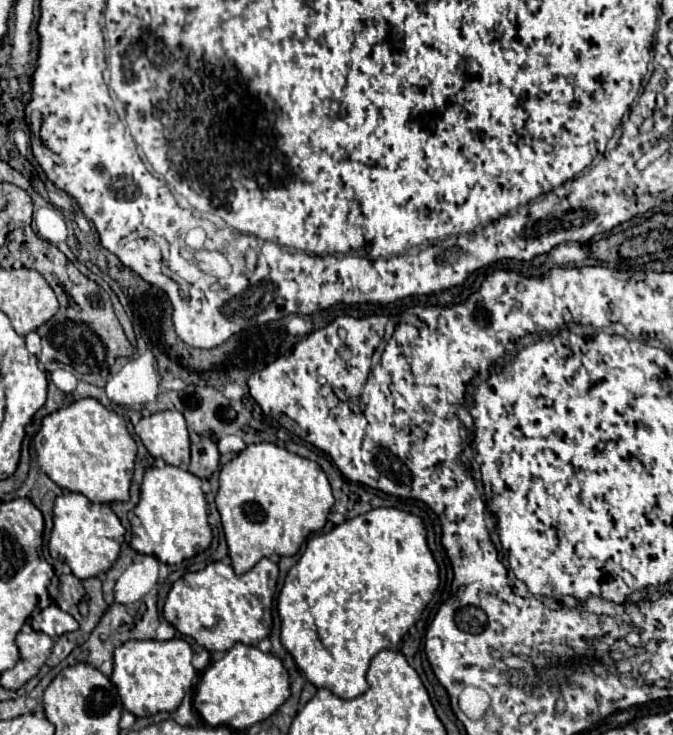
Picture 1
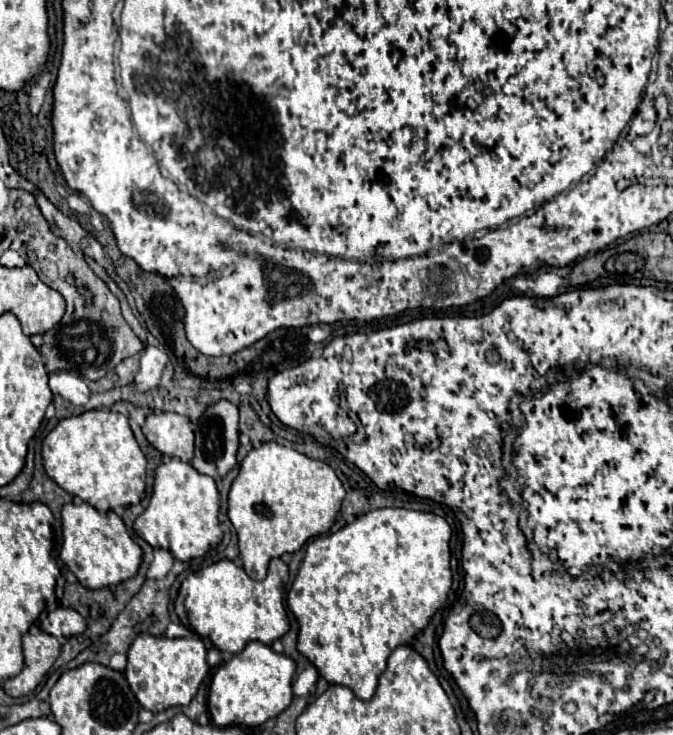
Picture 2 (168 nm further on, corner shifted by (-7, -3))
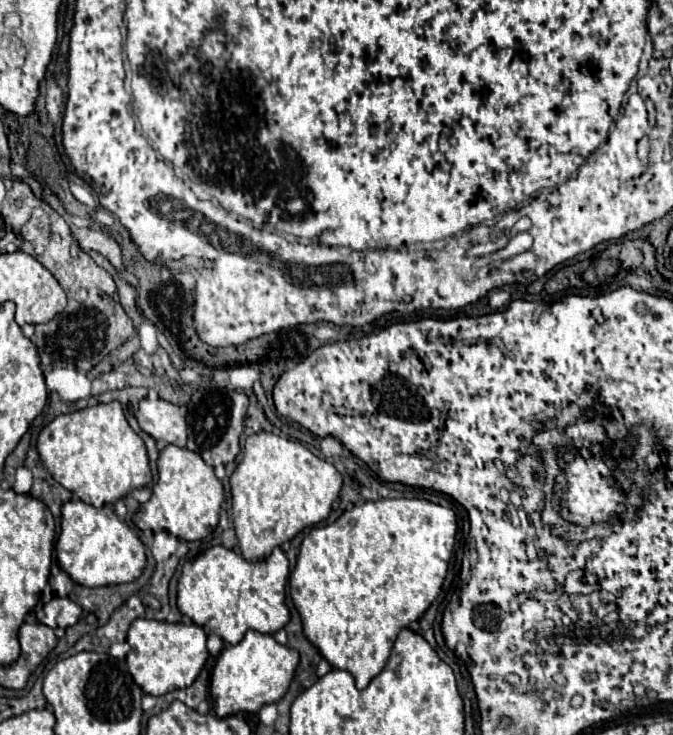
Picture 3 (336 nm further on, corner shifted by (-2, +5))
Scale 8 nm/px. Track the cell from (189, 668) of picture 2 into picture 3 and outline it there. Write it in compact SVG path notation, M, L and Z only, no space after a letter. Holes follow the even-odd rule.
M136 619L128 631L128 643L132 647L126 657L128 671L132 673L134 681L142 687L142 691L154 697L174 689L190 687L208 659L206 631L194 623L188 625L188 623Z

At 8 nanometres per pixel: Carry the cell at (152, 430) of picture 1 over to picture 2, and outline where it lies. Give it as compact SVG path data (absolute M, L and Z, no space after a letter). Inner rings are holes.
M151 413L143 425L143 435L163 455L179 457L181 461L191 461L193 457L193 429L189 419L179 413Z

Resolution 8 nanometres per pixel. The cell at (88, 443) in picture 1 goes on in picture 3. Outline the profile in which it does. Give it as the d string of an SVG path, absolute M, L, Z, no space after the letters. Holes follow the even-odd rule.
M118 401L58 415L40 431L38 453L54 481L94 507L112 505L152 481L144 441L128 425Z

